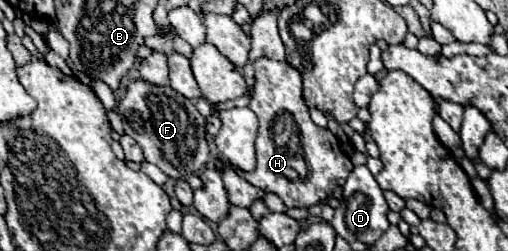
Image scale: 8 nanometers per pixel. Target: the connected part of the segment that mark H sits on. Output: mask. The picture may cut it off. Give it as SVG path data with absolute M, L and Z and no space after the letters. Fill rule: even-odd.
M261 57L255 67L255 95L249 101L249 109L259 119L259 135L255 141L257 167L251 173L235 169L251 185L277 193L287 207L311 207L319 199L325 199L337 185L343 185L349 177L353 163L343 153L339 139L329 129L317 127L301 97L301 75L285 61L273 61ZM279 119L281 141L275 141L275 123Z

